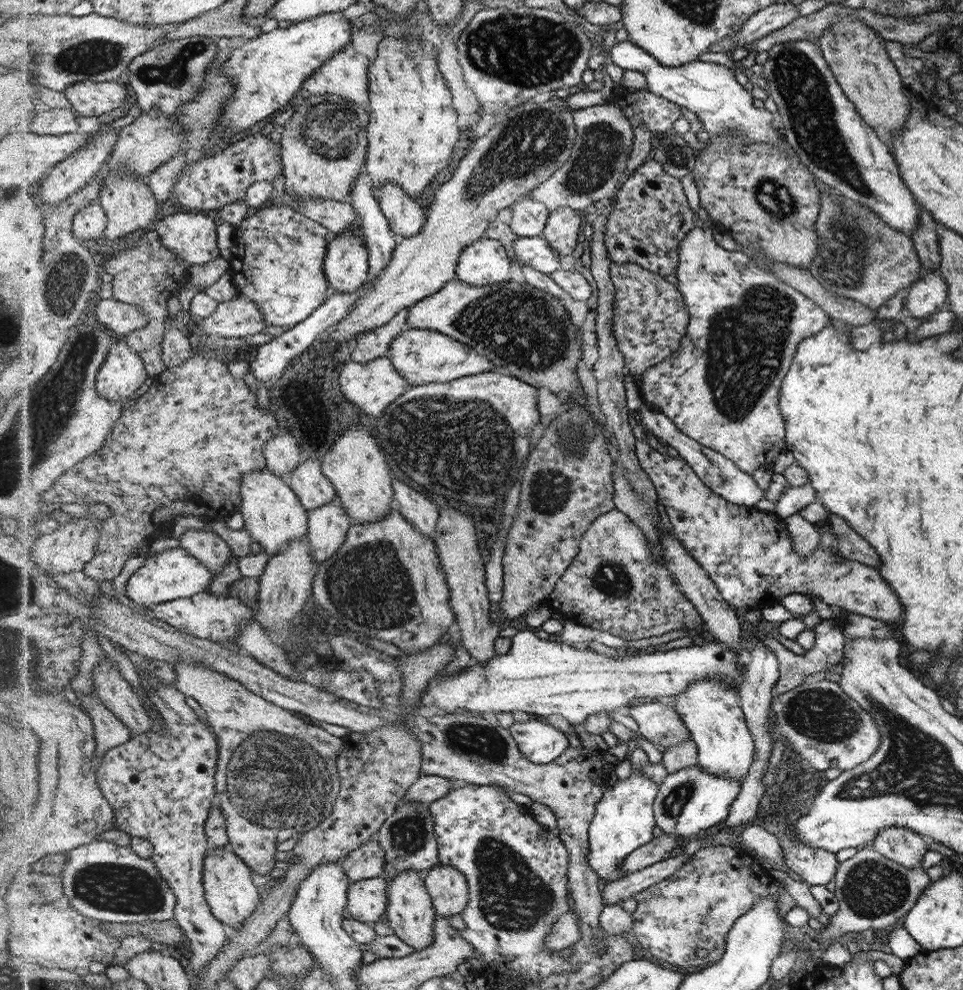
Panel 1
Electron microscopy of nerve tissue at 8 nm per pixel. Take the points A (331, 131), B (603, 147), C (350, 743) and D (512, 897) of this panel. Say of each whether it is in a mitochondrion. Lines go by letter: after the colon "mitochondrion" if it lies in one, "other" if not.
A: mitochondrion
B: mitochondrion
C: other
D: mitochondrion

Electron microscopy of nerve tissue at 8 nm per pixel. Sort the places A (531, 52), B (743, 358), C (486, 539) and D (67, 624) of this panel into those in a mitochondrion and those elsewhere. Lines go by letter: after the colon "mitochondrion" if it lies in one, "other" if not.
A: mitochondrion
B: mitochondrion
C: other
D: other

